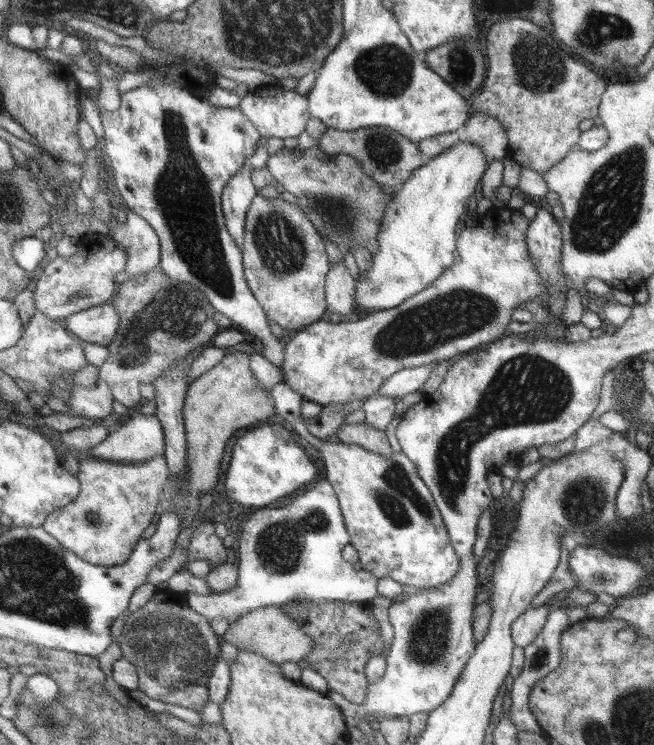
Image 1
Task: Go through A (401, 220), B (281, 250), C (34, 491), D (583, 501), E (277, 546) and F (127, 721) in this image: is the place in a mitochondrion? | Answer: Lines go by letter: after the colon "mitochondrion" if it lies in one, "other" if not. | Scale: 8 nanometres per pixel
A: other
B: mitochondrion
C: other
D: mitochondrion
E: mitochondrion
F: other

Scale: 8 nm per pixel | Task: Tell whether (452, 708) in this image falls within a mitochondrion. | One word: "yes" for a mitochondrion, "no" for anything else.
no

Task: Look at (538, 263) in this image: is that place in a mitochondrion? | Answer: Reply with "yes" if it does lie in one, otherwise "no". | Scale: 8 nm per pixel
no

